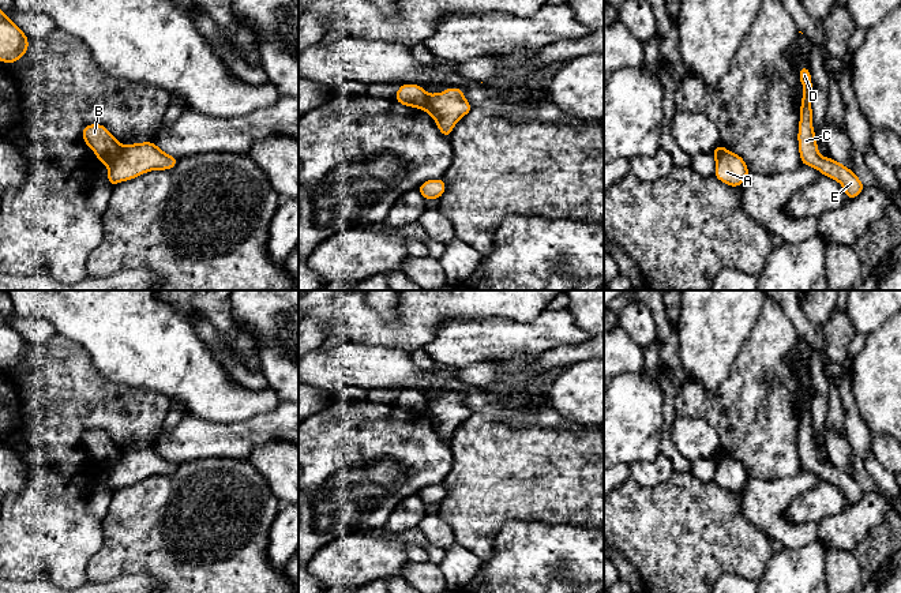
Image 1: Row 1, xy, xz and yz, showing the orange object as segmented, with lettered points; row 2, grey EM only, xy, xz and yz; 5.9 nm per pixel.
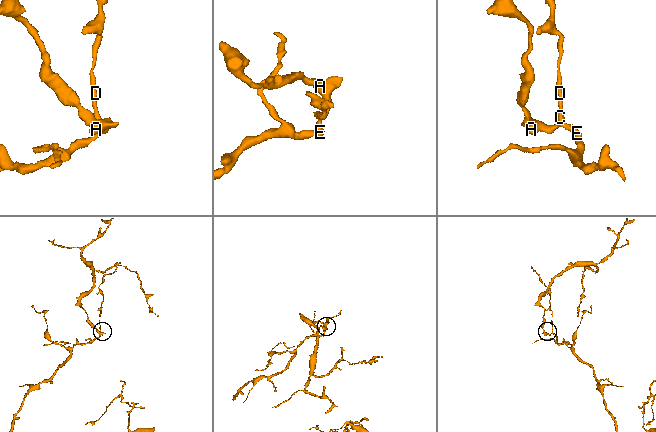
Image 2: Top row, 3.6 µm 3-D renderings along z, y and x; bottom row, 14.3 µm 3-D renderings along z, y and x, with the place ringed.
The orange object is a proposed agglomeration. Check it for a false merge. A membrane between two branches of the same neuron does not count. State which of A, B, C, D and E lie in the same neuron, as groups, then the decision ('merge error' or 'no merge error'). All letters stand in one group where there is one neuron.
A C D E / B | merge error

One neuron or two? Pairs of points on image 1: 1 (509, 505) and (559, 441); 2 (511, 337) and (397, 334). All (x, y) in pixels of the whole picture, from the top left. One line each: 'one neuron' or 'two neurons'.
1: one neuron
2: two neurons

